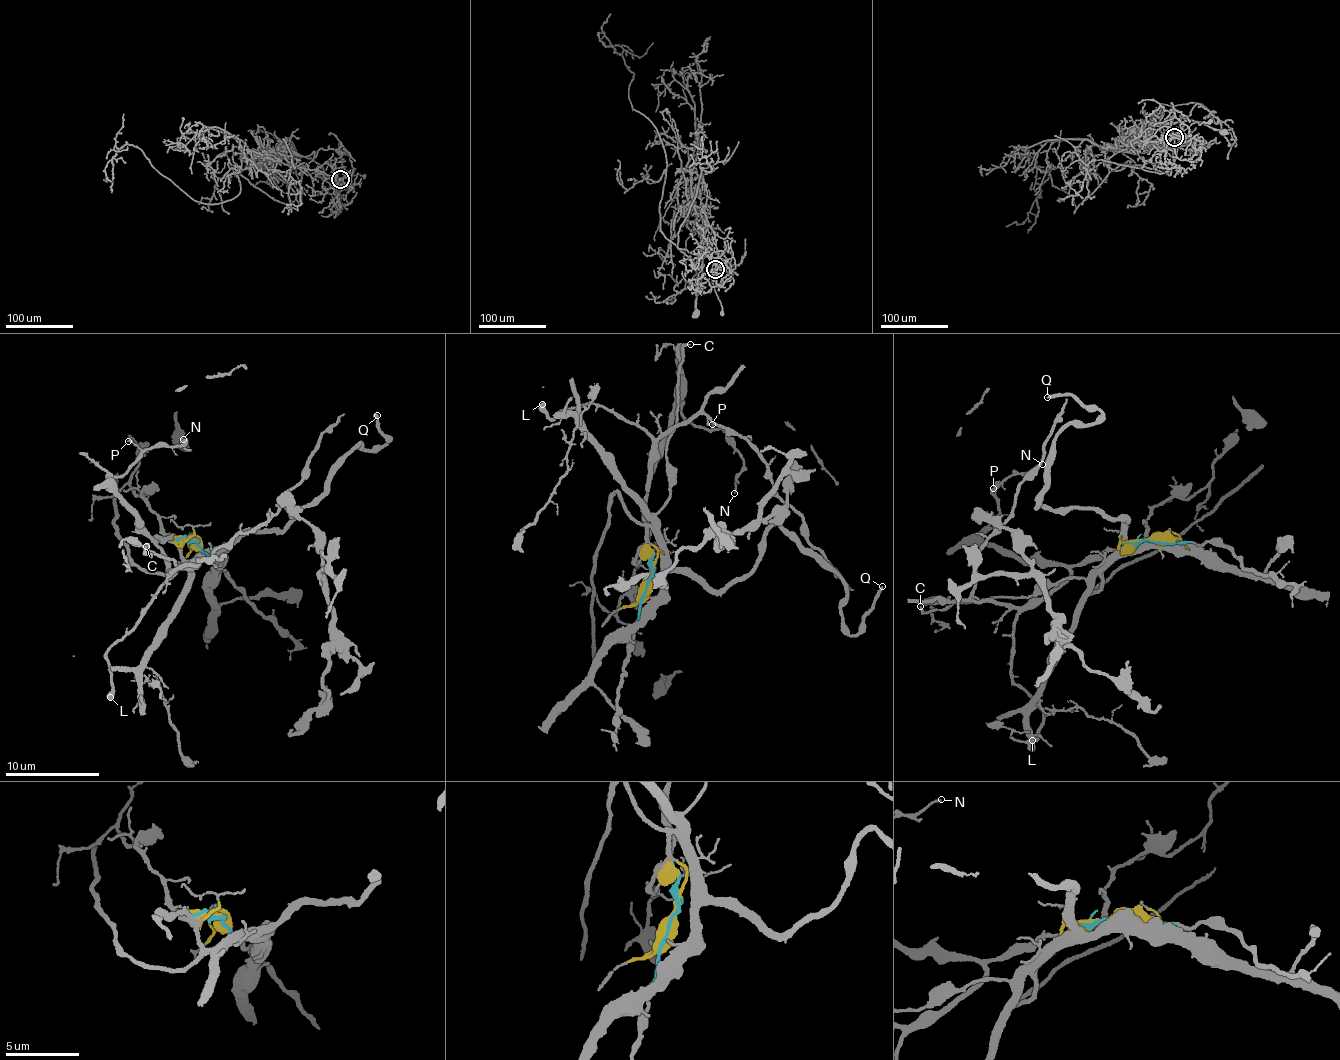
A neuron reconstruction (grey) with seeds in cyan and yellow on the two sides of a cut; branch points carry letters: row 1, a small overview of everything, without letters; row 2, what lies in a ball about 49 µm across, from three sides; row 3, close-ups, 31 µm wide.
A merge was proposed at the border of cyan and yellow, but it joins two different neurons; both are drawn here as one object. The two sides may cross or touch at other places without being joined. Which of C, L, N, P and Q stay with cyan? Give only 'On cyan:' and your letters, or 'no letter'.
On cyan: L, N, P

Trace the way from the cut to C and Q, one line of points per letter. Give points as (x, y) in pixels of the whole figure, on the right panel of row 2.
C: (1153, 540), (1130, 542), (1098, 573), (1069, 577), (1018, 598), (951, 604), (929, 611), (919, 606)
Q: (1153, 540), (1132, 542), (1100, 572), (1123, 555), (1126, 520), (1035, 506), (1057, 438), (1101, 412), (1046, 398)

